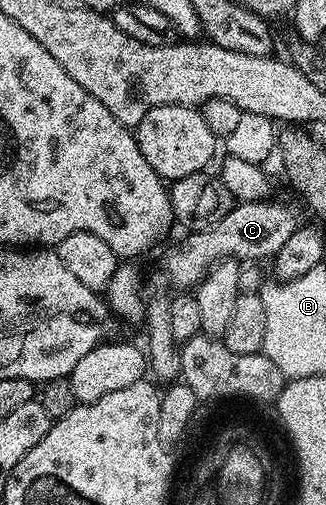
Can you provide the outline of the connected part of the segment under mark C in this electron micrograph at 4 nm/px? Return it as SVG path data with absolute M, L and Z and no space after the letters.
M273 198L252 201L251 203L235 202L230 212L225 213L220 218L218 224L208 231L191 231L186 235L187 239L179 247L170 247L166 251L166 256L162 259L162 271L167 279L177 290L186 291L195 288L203 278L210 272L210 268L222 259L267 259L273 260L275 255L280 253L280 249L287 244L288 237L300 226L298 215L286 203L274 203Z

